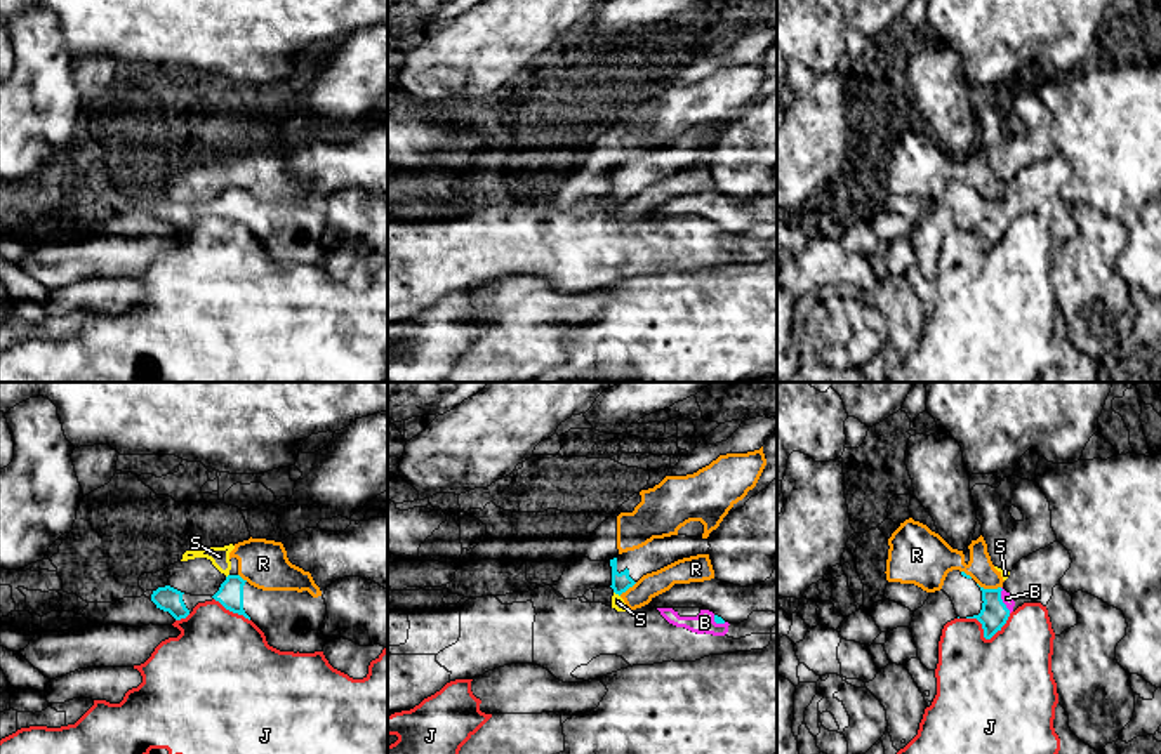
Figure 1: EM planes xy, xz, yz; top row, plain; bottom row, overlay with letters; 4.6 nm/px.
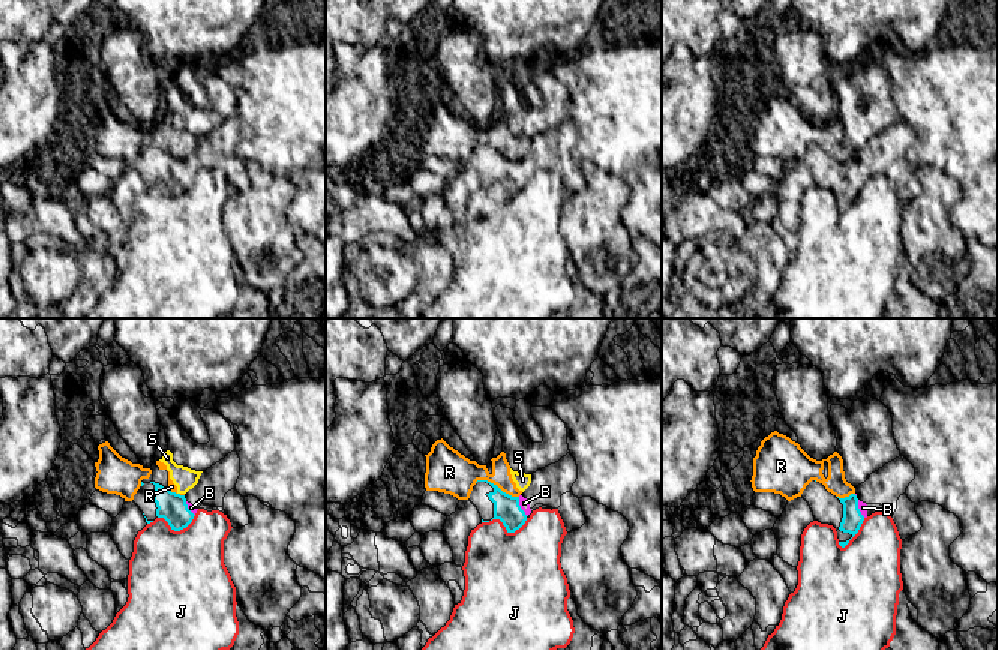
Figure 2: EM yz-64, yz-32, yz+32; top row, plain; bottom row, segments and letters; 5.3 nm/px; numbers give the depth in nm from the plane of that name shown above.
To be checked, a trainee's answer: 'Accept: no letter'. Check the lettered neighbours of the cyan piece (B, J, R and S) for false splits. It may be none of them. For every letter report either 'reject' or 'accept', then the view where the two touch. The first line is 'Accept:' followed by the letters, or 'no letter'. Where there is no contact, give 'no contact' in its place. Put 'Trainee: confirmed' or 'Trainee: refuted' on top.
Trainee: refuted
Accept: B
B: accept; contact in yz
J: reject; contact in yz
R: reject; contact in yz
S: reject; contact in xz

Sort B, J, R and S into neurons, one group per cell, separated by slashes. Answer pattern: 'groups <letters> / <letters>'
groups B / J / R S

